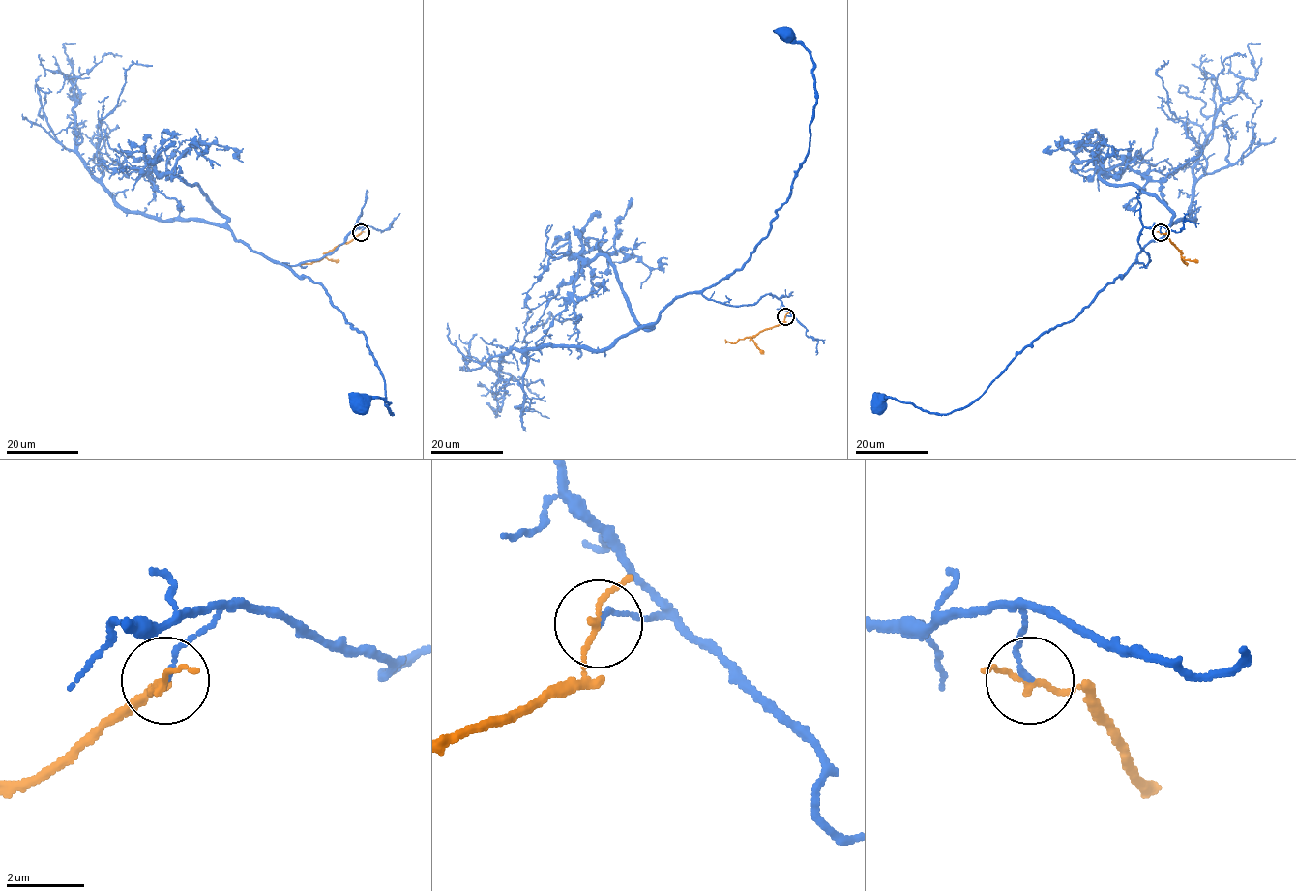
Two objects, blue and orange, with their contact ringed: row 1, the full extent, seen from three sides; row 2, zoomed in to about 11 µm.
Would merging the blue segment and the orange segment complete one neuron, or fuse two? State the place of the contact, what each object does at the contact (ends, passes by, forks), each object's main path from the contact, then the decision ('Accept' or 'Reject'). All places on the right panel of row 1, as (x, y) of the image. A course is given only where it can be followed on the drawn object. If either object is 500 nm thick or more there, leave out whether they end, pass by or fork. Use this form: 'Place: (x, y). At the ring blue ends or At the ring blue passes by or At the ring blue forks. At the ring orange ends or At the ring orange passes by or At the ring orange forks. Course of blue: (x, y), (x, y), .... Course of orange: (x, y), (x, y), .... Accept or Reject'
Place: (1161, 232). At the ring blue ends. At the ring orange passes by. Course of blue: (1162, 233), (1144, 227), (1146, 265), (1040, 336), (963, 407), (879, 403). Course of orange: (1162, 233), (1179, 250), (1183, 261), (1187, 263), (1184, 262). Reject

